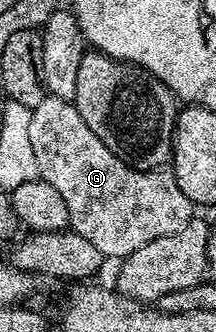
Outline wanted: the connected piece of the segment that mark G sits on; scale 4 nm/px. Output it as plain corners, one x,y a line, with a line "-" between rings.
44,95
43,101
31,109
29,146
33,146
33,158
39,167
38,179
54,186
69,209
70,231
93,242
100,257
125,258
133,254
133,250
141,250
145,242
153,242
153,238
177,234
181,226
193,219
193,205
189,198
185,198
185,194
181,194
174,171
146,172
128,166
124,160
117,158
117,154
113,154
113,150
109,150
109,146
105,146
105,142
101,142
101,138
97,138
97,134
93,134
93,130
89,130
89,126
85,126
85,118
81,118
72,101

